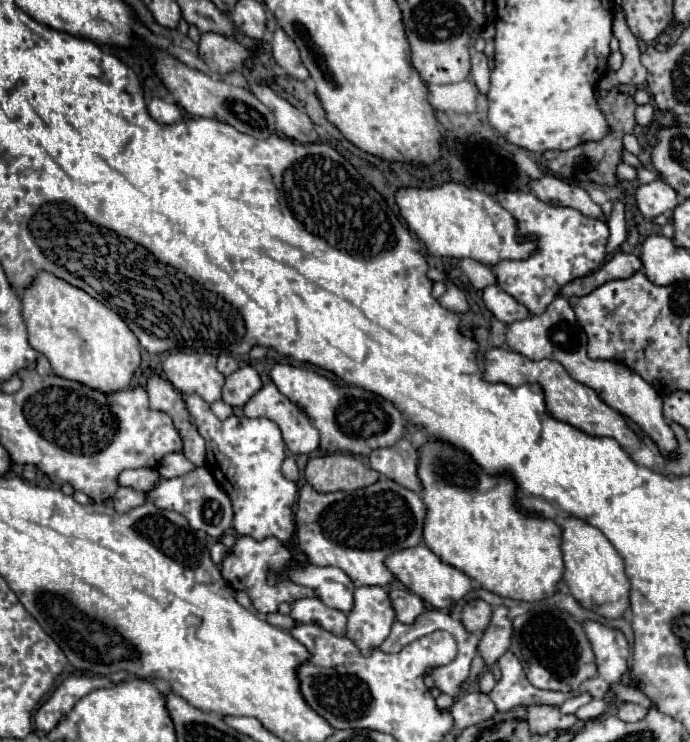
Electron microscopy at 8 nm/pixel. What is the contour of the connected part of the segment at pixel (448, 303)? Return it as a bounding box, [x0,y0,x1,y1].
[439,280,469,314]

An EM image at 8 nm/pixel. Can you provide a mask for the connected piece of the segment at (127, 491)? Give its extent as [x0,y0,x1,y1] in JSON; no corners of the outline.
[113,486,147,512]

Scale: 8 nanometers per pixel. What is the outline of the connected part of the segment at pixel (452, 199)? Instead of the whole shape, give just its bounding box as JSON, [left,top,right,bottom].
[395,182,537,266]

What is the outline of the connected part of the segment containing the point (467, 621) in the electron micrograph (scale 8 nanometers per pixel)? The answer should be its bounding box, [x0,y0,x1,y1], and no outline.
[461,600,491,632]

